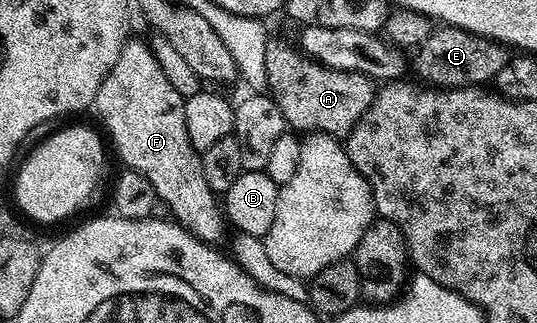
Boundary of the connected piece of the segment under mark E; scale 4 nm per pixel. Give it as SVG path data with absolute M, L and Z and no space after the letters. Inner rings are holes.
M438 26L435 27L433 34L431 34L428 39L425 40L423 44L419 44L416 49L416 55L418 57L413 57L412 64L418 67L418 72L423 81L429 82L435 88L473 88L475 86L486 86L493 81L495 74L497 74L500 70L504 70L504 66L509 62L510 57L512 55L511 49L507 47L507 45L502 44L499 40L491 40L489 36L481 36L480 34L472 34L468 30L464 30L463 28L451 28L449 26Z

